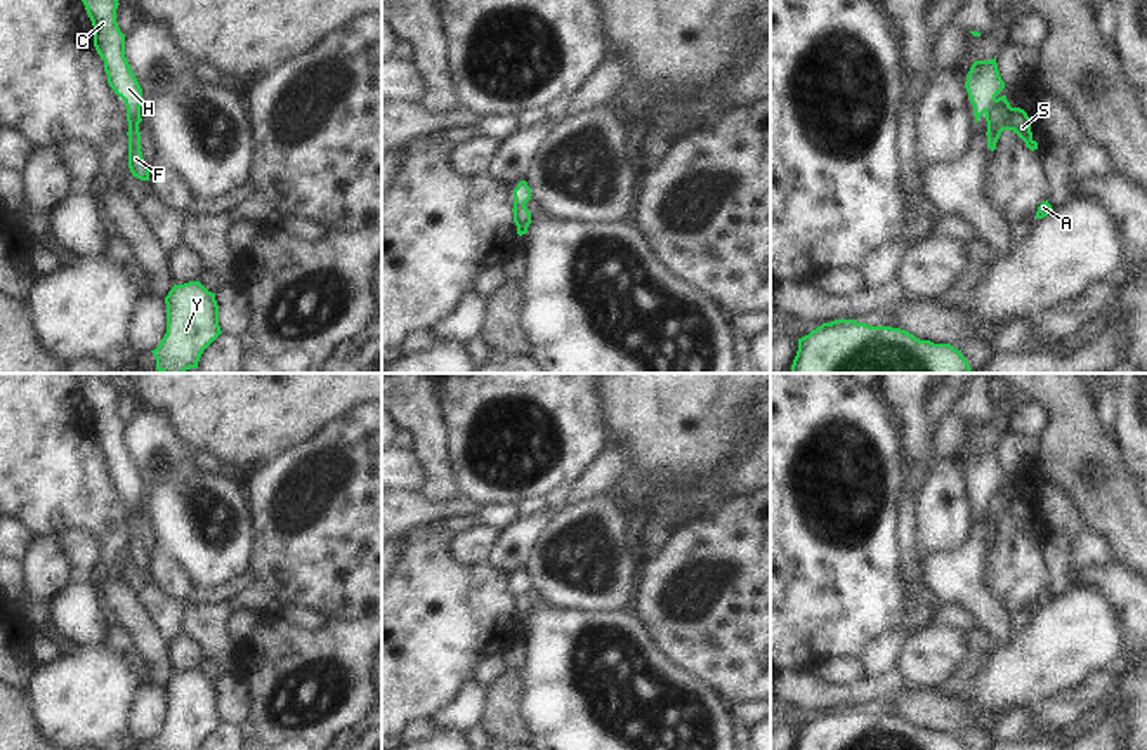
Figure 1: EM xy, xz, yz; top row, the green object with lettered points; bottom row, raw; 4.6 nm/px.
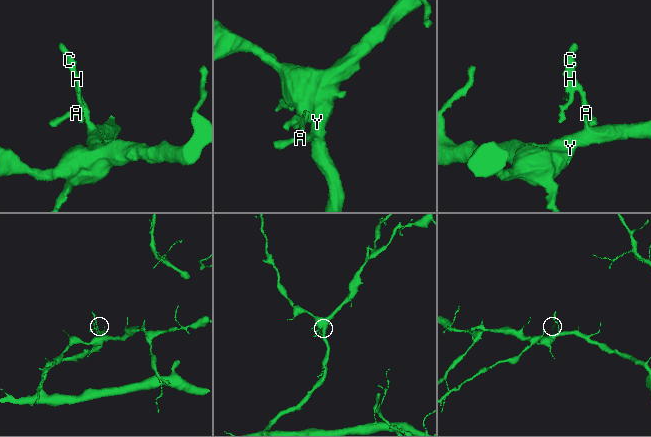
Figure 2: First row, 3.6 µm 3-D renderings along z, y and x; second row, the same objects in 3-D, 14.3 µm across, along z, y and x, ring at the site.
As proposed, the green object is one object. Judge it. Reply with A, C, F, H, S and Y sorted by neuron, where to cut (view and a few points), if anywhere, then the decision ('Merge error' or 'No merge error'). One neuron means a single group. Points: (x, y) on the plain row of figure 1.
Groups: A F S Y / C H. Split along xy (127, 497), (139, 507). Merge error.

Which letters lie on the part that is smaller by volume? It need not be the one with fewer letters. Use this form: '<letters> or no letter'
C, H

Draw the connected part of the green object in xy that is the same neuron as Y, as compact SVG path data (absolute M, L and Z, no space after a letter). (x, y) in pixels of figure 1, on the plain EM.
M200 670L174 674L165 686L167 722L151 740L156 750L200 750L203 740L222 722L215 682Z

